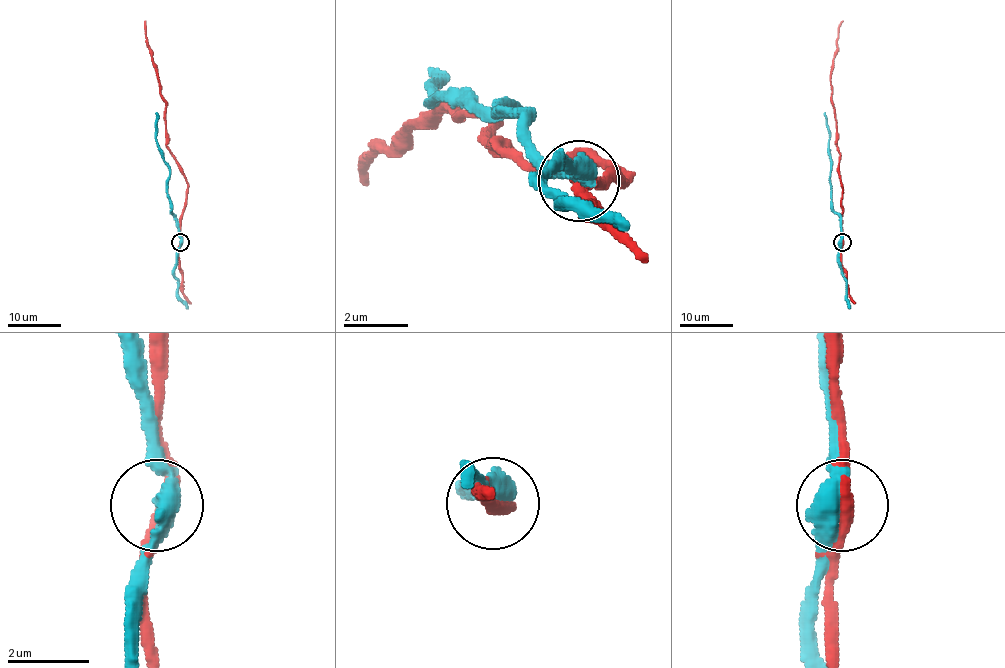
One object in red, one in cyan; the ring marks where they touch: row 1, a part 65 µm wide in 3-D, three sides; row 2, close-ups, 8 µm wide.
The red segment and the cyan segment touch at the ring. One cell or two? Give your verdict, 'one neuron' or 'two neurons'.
two neurons

